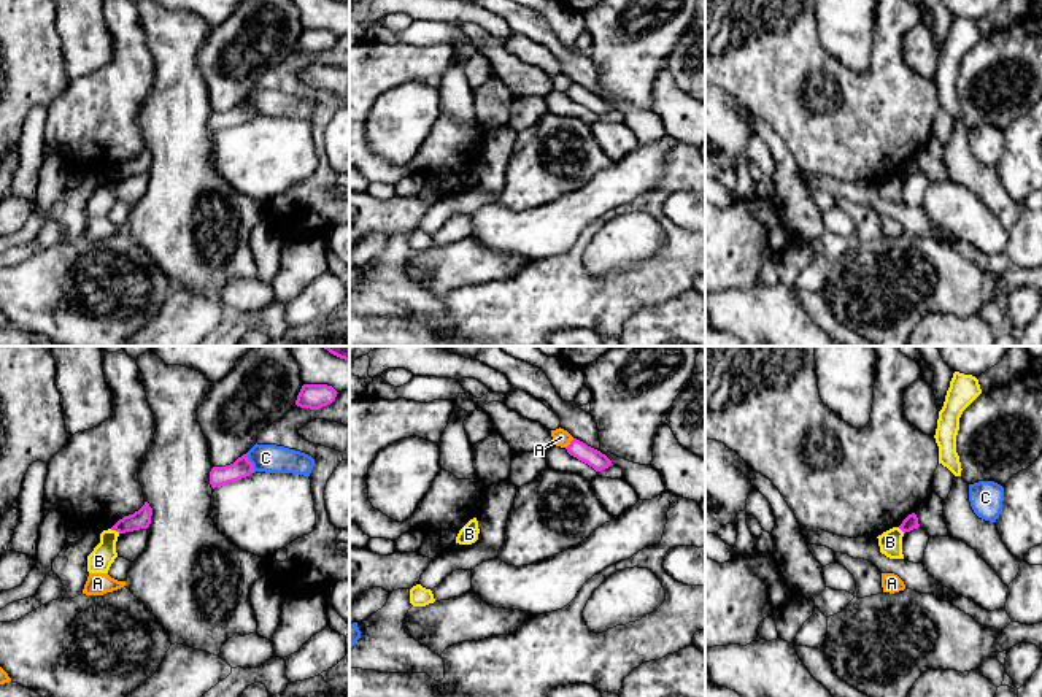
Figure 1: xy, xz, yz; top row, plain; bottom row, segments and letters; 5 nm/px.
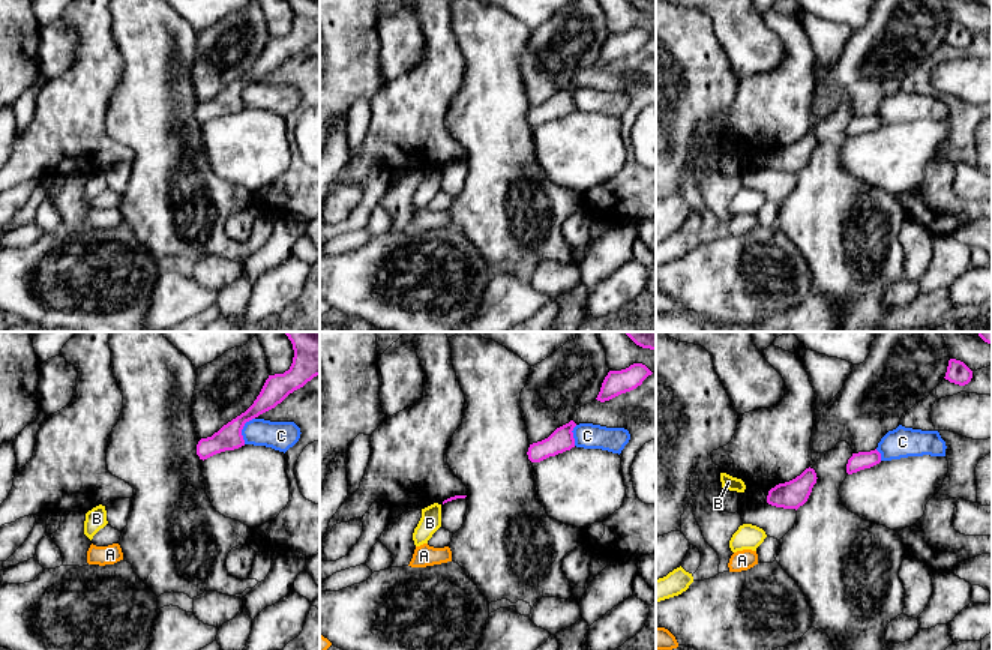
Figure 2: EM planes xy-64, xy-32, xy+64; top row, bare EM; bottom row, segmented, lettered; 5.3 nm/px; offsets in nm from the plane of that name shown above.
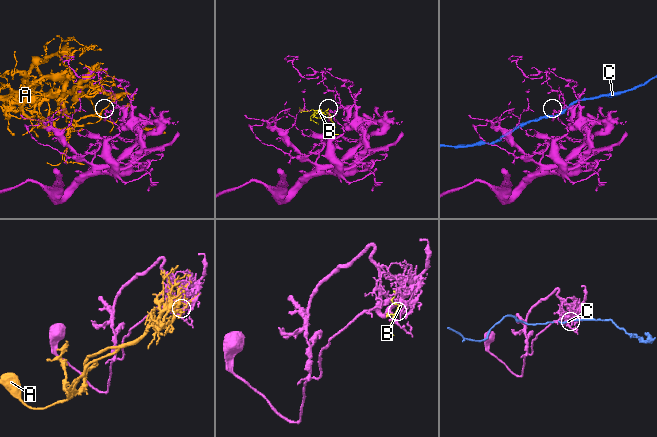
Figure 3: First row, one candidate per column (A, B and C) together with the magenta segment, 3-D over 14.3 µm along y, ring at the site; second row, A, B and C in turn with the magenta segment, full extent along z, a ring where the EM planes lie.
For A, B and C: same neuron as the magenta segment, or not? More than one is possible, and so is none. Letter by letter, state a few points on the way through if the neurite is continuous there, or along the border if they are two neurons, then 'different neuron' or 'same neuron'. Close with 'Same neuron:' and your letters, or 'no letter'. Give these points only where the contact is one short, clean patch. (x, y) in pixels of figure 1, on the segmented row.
A: different neuron
B: border xy (110, 529), (119, 532); different neuron
C: different neuron
Same neuron: no letter

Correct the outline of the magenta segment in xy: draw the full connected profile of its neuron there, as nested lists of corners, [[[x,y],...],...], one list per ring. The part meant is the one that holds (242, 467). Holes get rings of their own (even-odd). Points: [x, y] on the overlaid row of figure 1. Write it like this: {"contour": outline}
{"contour": [[[248,454],[238,457],[233,464],[226,467],[213,467],[210,472],[211,487],[219,487],[254,473],[253,464],[248,460]]]}

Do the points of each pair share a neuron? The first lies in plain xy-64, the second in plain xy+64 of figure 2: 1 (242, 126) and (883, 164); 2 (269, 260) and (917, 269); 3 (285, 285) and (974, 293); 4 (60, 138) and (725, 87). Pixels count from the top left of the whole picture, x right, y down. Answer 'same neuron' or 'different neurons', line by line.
1: same neuron
2: different neurons
3: same neuron
4: different neurons

